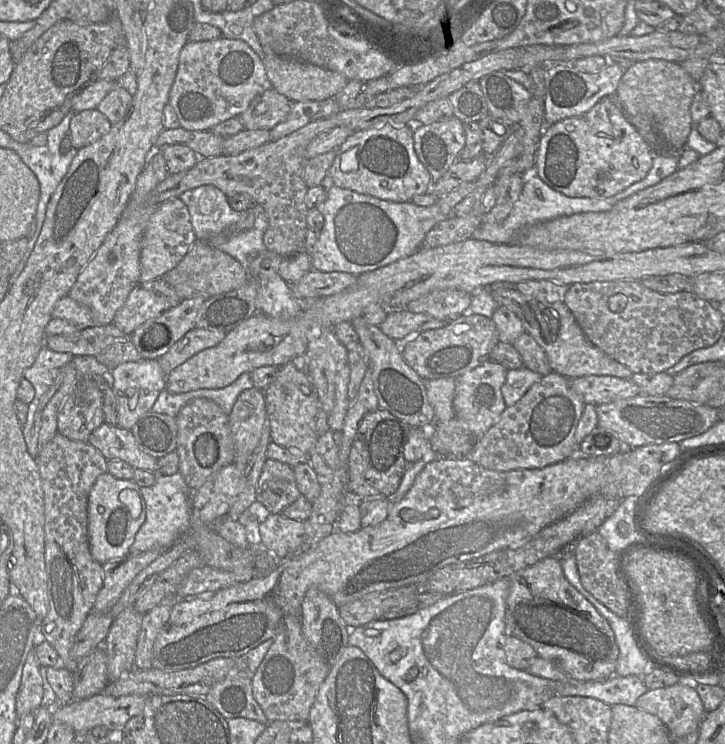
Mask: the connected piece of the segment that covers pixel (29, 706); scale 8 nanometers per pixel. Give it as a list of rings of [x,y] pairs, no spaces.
[[[31,652],[24,664],[21,683],[16,696],[18,719],[44,706],[43,673],[44,667],[39,664],[35,652]]]

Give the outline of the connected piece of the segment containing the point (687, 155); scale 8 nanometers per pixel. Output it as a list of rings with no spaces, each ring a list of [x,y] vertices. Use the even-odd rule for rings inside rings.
[[[650,59],[638,61],[628,67],[616,89],[615,102],[625,117],[647,117],[666,137],[671,146],[681,152],[679,169],[694,163],[700,156],[686,147],[686,141],[693,128],[690,107],[698,90],[696,82],[678,63]]]

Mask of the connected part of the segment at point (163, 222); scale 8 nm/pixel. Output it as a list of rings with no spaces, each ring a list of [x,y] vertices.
[[[179,197],[159,204],[147,223],[141,242],[141,282],[162,278],[179,264],[196,241],[186,204]]]

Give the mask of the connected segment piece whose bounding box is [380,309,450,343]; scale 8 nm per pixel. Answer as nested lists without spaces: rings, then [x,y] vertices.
[[[406,309],[388,310],[388,315],[380,325],[380,329],[395,342],[403,343],[416,334],[444,327],[449,322],[449,320],[436,319],[428,314],[413,313]]]

